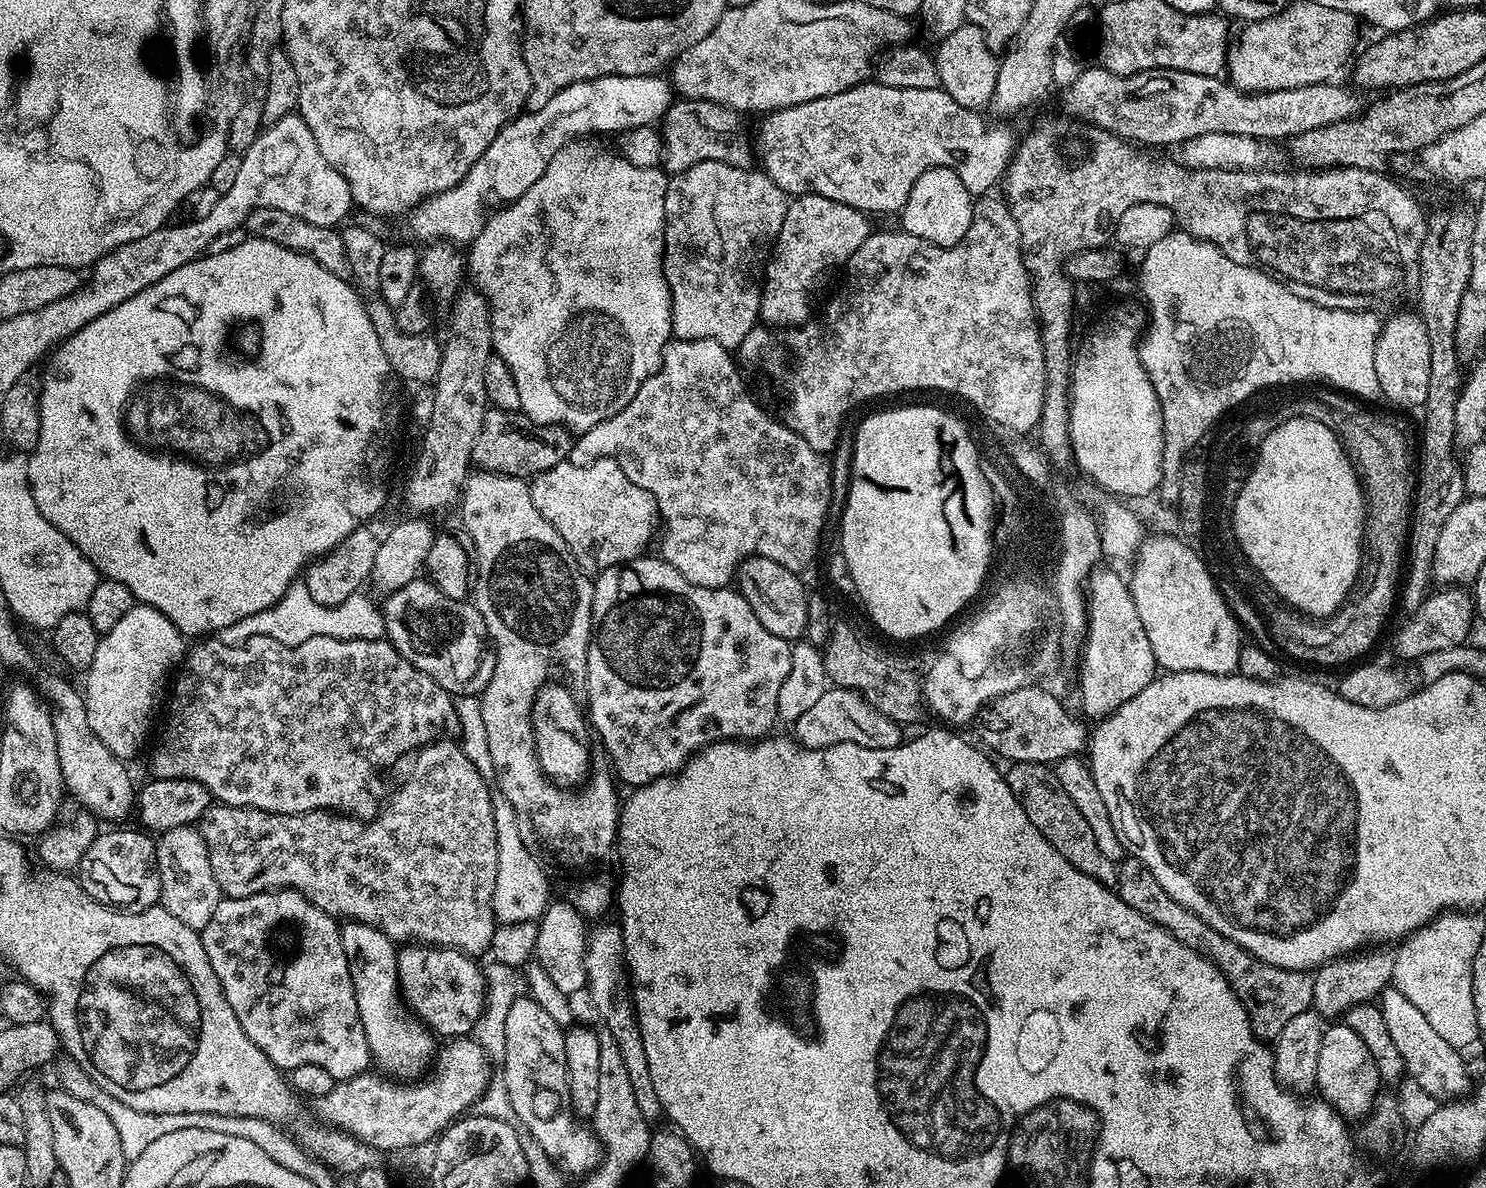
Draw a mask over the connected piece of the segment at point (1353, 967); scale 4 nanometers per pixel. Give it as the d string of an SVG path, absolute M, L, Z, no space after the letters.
M1384 946L1377 947L1375 950L1357 950L1320 965L1312 976L1314 982L1312 1008L1319 1012L1321 1017L1340 1018L1355 1004L1375 1001L1380 993L1392 984L1396 954L1395 951L1387 952L1388 950Z

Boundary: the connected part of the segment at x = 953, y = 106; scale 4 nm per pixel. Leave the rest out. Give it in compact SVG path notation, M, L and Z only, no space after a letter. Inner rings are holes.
M865 82L842 90L838 94L830 94L826 98L814 98L810 102L802 102L795 104L789 108L778 108L775 112L767 113L763 117L764 120L760 124L760 133L755 133L754 144L758 149L758 160L762 165L762 171L777 184L780 189L789 197L798 196L821 196L822 198L830 198L834 202L842 202L851 208L857 208L858 211L865 214L873 214L872 212L894 212L899 213L903 208L908 197L910 197L911 187L914 182L918 181L926 170L931 167L949 167L950 170L957 172L958 177L965 183L966 190L973 194L988 194L993 191L992 188L1001 183L1004 175L1004 169L1007 168L1009 160L1012 159L1012 153L1017 147L1017 137L1012 137L1012 132L1007 128L1007 123L996 122L1000 124L987 124L980 117L979 111L971 108L964 108L958 102L954 102L954 98L950 98L950 94L946 94L944 89L927 88L926 90L906 90L898 86L886 86L879 82Z

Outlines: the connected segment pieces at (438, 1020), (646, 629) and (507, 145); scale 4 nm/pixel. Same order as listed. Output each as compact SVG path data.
M404 946L396 953L400 995L411 1015L437 1037L464 1038L484 1009L485 982L481 965L457 948Z
M641 554L634 560L627 560L625 564L615 564L604 569L595 577L594 587L592 590L592 633L590 634L590 642L588 643L588 666L586 675L588 675L588 710L586 706L586 716L590 721L591 727L600 735L600 740L604 743L604 748L608 751L608 756L612 759L610 763L611 771L614 773L615 779L620 780L624 784L632 784L631 786L639 786L649 784L650 781L656 780L660 776L666 776L675 773L687 761L690 754L697 750L708 747L709 744L715 744L718 740L736 740L739 738L744 742L752 742L757 738L764 738L773 731L771 730L775 724L778 724L776 711L778 710L778 690L782 690L782 682L786 682L786 674L790 674L790 654L792 653L792 644L787 640L778 638L778 634L770 634L770 630L766 630L766 626L762 626L762 622L758 622L758 614L754 614L754 610L750 610L750 602L746 602L746 598L740 596L739 591L727 588L703 588L702 586L694 586L686 578L682 578L682 574L678 574L678 570L674 570L674 566L670 566L655 555L647 556Z
M653 74L650 76L603 76L593 80L583 80L574 82L566 86L542 110L537 112L525 111L523 114L511 120L507 126L490 142L486 154L474 162L474 166L454 186L445 192L439 192L438 195L423 200L422 203L407 213L408 228L423 242L451 242L457 246L471 245L473 238L480 232L480 227L486 218L484 212L484 203L490 200L500 200L496 202L511 202L518 199L534 182L538 180L546 170L546 166L552 161L569 142L577 138L584 138L587 132L613 132L619 134L647 124L655 125L663 121L670 105L674 103L674 89L663 75Z

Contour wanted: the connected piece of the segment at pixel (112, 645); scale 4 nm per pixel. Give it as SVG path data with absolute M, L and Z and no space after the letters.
M147 606L132 608L130 614L126 614L126 618L118 622L118 626L114 626L114 630L101 635L98 650L94 650L94 660L83 673L82 695L86 718L90 720L90 730L98 734L102 746L106 746L106 750L110 750L118 759L128 762L131 761L131 756L139 754L140 747L152 728L152 711L159 706L160 699L161 704L165 699L170 673L186 655L184 644L186 637L174 626L174 622L170 622L170 618L166 618L158 610Z

